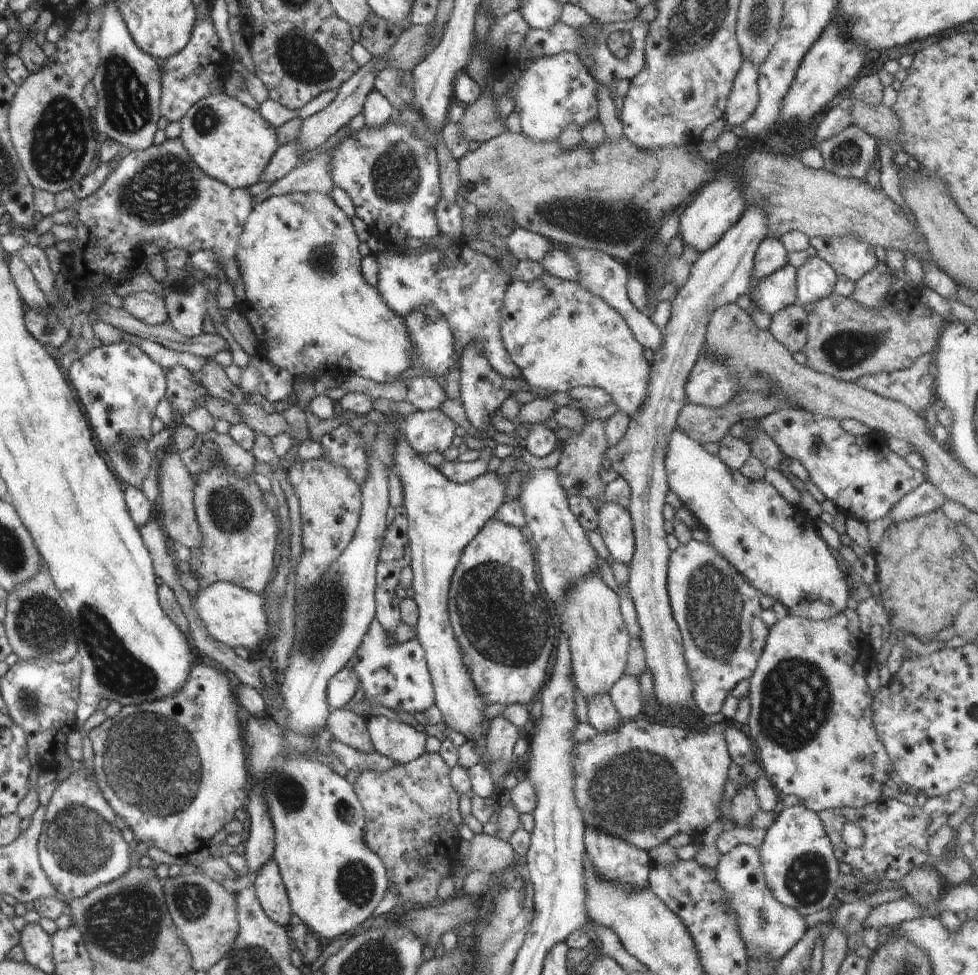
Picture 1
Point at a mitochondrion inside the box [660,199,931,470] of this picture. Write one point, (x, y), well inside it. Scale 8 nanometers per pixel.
(845, 352)

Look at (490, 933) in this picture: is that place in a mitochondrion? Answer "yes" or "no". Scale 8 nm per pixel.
yes

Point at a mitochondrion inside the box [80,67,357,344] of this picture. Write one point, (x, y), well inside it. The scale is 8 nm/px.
(165, 186)

